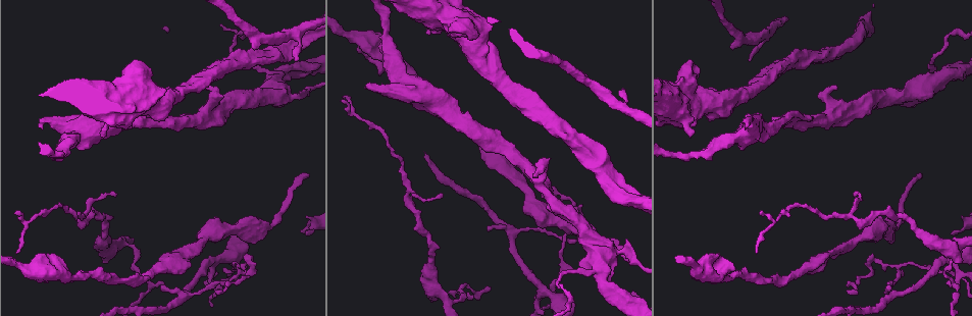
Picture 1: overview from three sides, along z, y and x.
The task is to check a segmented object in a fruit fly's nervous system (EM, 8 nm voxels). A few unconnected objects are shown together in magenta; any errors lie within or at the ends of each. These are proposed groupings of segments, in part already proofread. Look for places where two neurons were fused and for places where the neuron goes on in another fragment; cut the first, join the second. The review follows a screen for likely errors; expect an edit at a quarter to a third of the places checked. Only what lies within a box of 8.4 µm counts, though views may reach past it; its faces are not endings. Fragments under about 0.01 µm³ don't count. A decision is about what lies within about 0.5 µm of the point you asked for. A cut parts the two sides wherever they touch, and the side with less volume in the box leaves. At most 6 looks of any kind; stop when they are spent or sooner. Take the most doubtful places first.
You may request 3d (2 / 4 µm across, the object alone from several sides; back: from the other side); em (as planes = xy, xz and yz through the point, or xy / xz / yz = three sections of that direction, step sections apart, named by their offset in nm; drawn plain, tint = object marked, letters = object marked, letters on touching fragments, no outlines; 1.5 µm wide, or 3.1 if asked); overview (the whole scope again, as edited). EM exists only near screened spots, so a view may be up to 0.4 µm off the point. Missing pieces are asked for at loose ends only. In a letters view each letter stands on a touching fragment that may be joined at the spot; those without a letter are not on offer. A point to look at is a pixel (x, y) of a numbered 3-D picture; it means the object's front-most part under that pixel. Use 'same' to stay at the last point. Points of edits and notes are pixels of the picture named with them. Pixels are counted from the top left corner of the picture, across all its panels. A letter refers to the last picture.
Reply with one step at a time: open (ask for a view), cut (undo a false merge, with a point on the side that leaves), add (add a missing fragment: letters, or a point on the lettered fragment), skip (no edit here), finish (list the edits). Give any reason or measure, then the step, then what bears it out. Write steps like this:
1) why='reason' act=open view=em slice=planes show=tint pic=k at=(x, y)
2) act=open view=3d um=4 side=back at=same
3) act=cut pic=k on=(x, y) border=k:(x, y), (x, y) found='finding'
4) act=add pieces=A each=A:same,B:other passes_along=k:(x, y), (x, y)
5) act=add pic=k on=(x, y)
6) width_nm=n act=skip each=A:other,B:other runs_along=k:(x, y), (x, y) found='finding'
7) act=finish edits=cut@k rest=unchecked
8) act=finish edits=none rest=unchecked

why='free end' act=open view=em slice=xy step=8 show=tint pic=1 at=(622, 92)

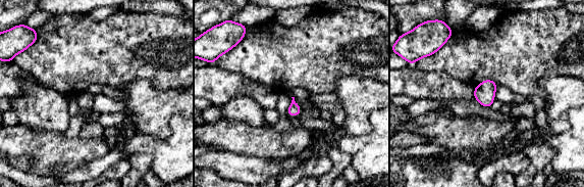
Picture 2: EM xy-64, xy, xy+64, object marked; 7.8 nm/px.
why='another direction' act=open view=em slice=planes show=letters at=same

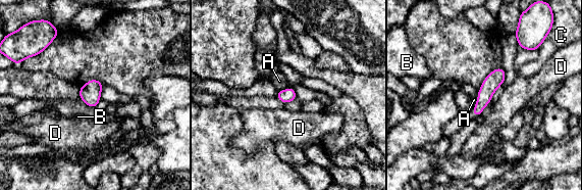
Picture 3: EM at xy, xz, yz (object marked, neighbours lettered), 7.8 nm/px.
width_nm=100 longest_contact=A:100nm act=skip each=A:other,B:other,C:other,D:other found='none of them fits'

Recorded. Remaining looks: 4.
why='branch stops here' act=open view=em slice=planes show=letters pic=1 at=(919, 172)

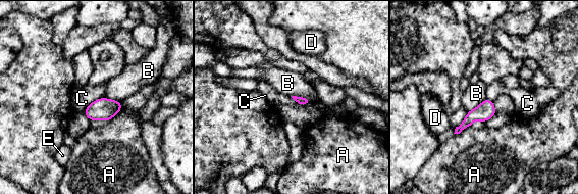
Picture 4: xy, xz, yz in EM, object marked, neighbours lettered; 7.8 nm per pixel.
act=skip each=A:other,B:other,C:other,D:other,E:other runs_along=4:(490, 103), (457, 131) found='none of them fits'

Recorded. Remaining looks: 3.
act=open view=em slice=xy step=8 show=tint pic=1 at=(239, 32)

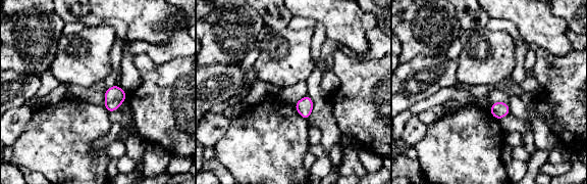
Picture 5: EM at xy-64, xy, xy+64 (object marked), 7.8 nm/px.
act=open view=em slice=planes show=letters at=same

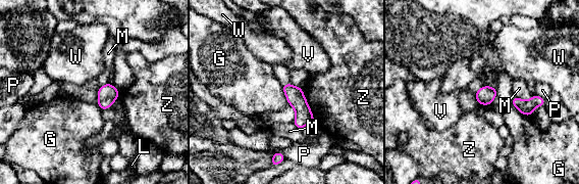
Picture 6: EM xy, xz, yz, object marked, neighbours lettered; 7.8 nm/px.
width_nm=140 act=skip each=G:other,L:other,M:other,P:other,V:other,W:other,Z:other border=6:(281, 84), (284, 96), (290, 104) found='all the same neuron'

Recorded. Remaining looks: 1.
act=finish edits=none rest=unchecked

